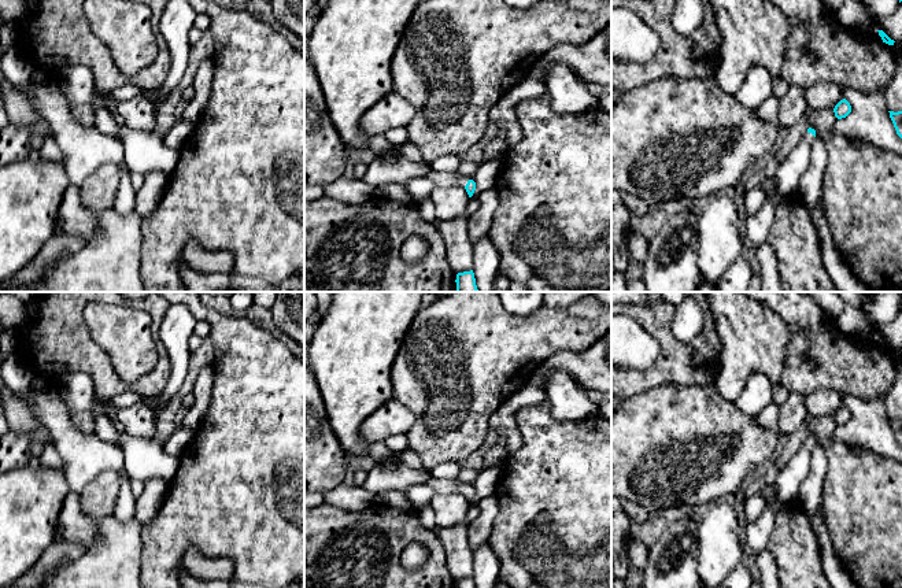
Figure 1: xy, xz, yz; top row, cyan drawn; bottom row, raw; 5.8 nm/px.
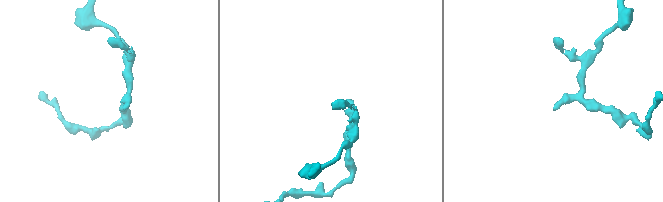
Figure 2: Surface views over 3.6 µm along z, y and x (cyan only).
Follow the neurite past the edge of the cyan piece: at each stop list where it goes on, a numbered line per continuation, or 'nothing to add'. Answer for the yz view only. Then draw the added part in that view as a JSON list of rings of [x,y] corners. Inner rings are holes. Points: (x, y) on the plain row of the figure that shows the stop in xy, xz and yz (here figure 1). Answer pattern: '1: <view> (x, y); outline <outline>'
1: yz (795, 470); outline [[[812,440],[803,441],[799,450],[785,461],[776,478],[779,492],[776,502],[766,506],[759,517],[744,528],[746,543],[755,555],[766,548],[780,509],[796,499],[801,484],[812,470],[814,445]]]

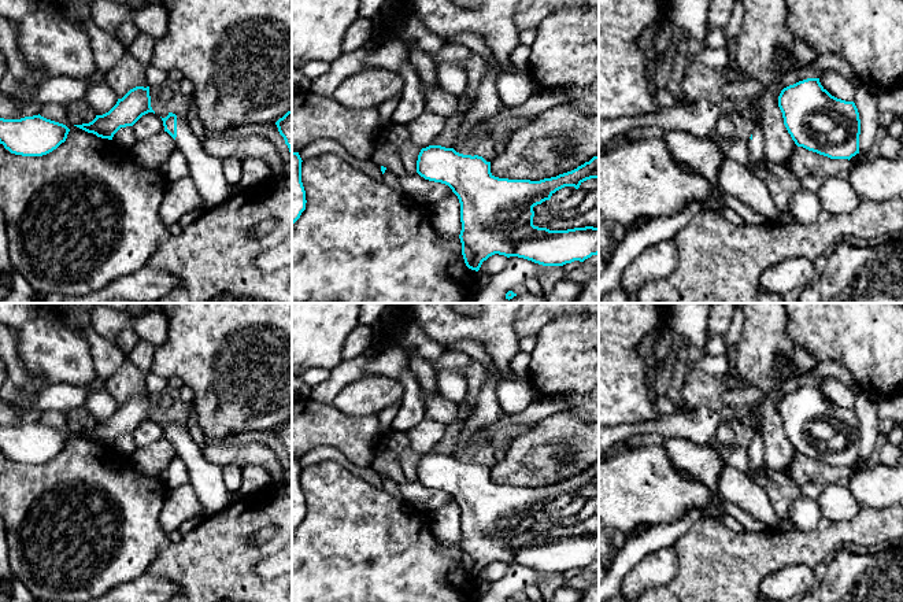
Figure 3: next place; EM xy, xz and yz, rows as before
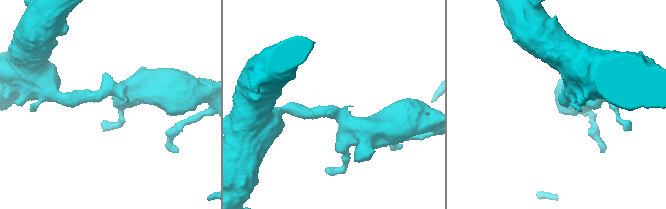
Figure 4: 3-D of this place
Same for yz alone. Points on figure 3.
1: yz (757, 453); outline [[[755,429],[752,444],[747,448],[748,453],[748,461],[751,463],[752,472],[759,472],[766,469],[763,463],[765,458],[765,443],[762,439],[760,429]]]

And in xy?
1: xy (206, 477); outline [[[177,422],[175,455],[188,468],[189,484],[199,496],[206,517],[222,511],[232,503],[232,491],[223,483],[222,468],[206,459],[186,425],[180,422]]]

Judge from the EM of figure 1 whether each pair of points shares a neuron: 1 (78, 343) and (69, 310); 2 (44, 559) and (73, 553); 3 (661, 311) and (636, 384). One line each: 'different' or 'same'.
1: same
2: same
3: same

